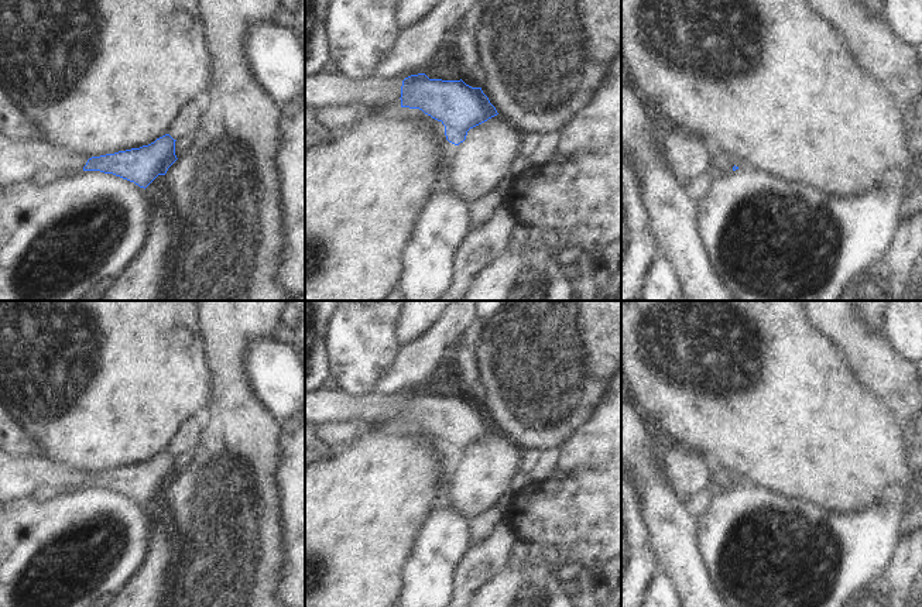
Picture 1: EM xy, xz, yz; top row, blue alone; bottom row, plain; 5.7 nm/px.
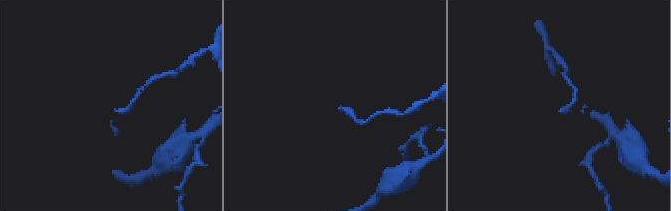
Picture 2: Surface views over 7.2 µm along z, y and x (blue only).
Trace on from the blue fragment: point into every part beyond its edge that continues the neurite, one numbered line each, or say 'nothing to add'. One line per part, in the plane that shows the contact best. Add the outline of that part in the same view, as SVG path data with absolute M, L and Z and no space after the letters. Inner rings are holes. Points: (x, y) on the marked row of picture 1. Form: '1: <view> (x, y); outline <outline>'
1: xz (326, 89); outline M321 73L305 78L305 103L316 109L326 106L361 104L371 109L401 107L402 80L369 78L357 80L339 73Z

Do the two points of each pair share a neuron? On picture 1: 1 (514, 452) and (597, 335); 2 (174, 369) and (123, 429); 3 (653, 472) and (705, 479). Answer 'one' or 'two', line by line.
1: two
2: one
3: two

